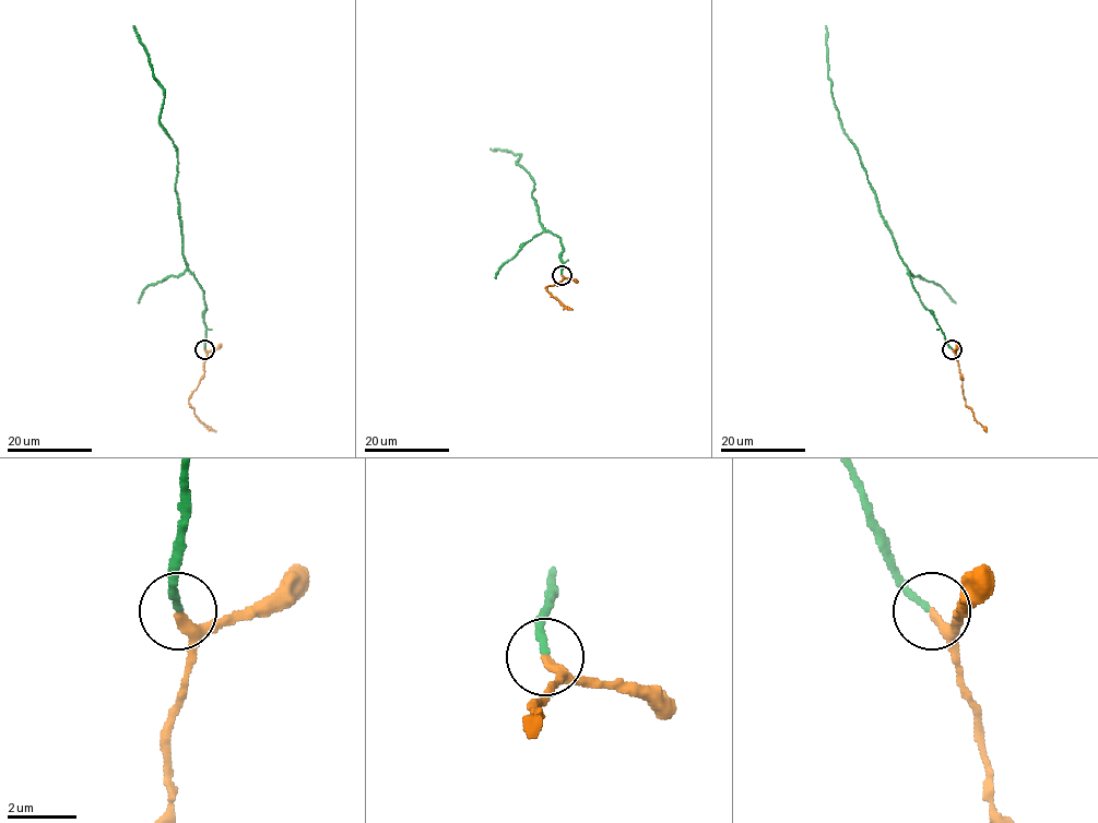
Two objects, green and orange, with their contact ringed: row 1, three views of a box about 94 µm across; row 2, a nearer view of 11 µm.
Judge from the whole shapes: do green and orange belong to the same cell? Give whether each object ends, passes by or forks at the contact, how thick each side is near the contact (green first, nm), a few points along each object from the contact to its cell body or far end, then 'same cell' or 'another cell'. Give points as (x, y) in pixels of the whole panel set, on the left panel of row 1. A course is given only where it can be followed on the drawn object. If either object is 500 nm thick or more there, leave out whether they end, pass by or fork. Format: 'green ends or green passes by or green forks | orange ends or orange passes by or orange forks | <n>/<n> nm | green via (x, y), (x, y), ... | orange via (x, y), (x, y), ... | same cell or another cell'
green ends | orange passes by | 200/200 nm | green via (205, 348), (203, 290), (182, 254), (176, 190), (177, 147), (160, 121), (164, 91), (133, 25) | orange via (205, 348), (204, 376), (188, 404), (195, 415), (215, 431) | same cell

